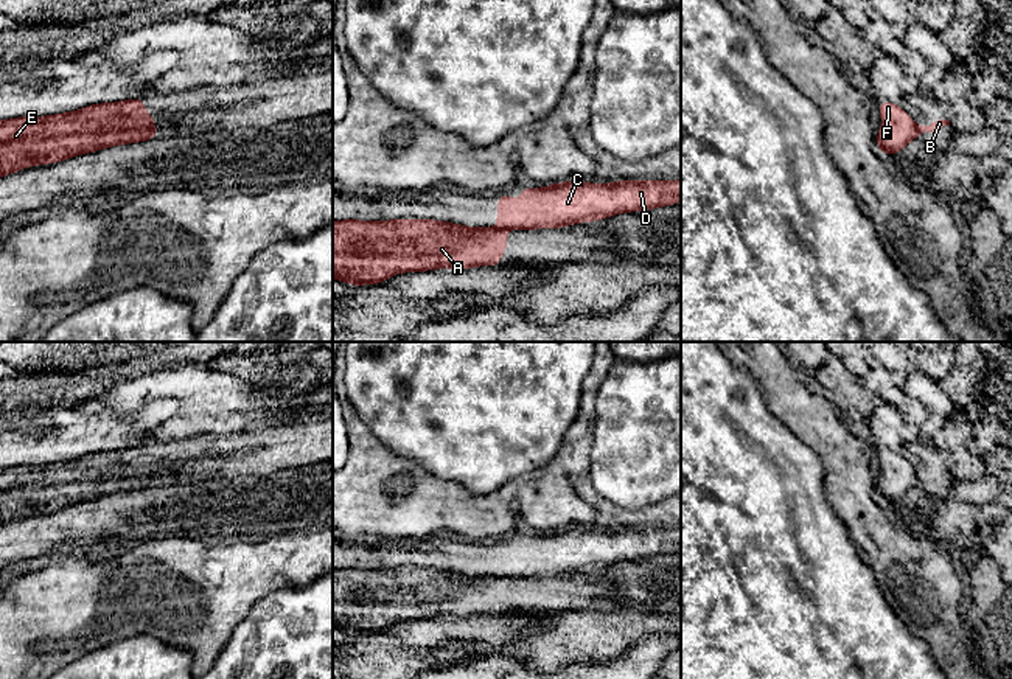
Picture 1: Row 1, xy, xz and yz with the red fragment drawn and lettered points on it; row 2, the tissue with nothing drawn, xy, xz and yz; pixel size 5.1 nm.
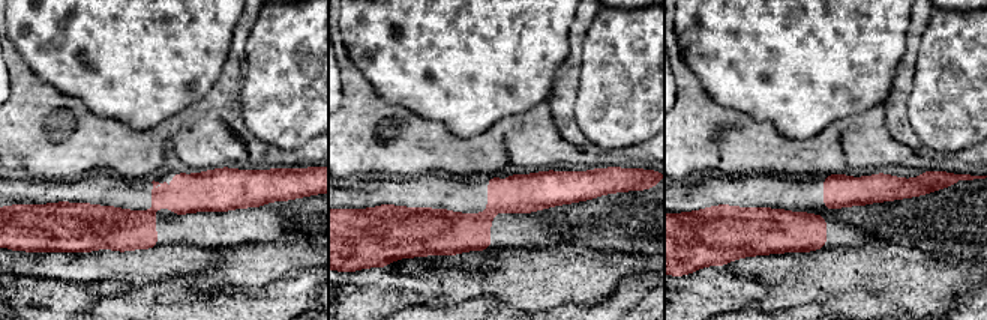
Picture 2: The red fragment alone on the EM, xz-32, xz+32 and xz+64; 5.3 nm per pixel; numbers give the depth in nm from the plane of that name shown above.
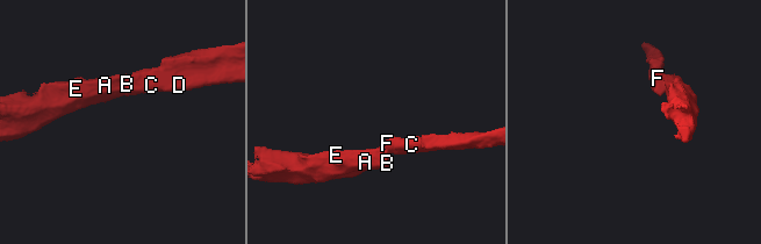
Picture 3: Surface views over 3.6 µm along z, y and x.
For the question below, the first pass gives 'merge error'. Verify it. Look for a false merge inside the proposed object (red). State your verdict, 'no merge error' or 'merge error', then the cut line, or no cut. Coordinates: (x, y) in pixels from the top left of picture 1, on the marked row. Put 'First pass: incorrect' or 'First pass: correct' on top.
First pass: correct
merge error | yz (916, 126), (917, 135)

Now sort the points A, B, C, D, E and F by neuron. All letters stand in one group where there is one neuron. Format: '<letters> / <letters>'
A B E / C D F

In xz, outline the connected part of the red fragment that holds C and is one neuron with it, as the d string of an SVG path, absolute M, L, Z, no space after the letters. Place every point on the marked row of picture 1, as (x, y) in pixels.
M569 180L553 183L546 188L524 188L519 191L519 207L513 208L513 196L497 196L497 228L507 230L516 227L519 230L532 228L561 228L577 222L589 222L609 218L619 213L651 210L656 207L673 205L681 200L681 180L622 180L614 183L585 183Z

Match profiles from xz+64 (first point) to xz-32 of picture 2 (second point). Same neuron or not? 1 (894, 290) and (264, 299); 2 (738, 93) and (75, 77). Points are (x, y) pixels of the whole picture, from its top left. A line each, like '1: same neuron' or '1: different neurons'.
1: different neurons
2: same neuron

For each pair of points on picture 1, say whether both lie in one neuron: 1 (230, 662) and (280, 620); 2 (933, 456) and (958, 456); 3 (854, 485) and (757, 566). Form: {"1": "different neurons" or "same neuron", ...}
{"1": "same neuron", "2": "different neurons", "3": "different neurons"}

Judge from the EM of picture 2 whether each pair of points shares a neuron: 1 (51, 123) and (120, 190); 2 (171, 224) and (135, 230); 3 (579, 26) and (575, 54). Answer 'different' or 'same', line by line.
1: different
2: same
3: same

